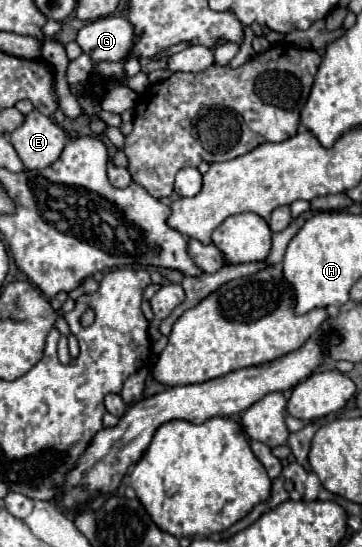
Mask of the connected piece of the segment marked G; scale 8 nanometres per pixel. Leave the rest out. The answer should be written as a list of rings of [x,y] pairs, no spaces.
[[[123,16],[99,18],[83,26],[77,34],[77,44],[83,54],[91,56],[97,66],[101,62],[121,62],[129,58],[135,42],[135,26]]]

